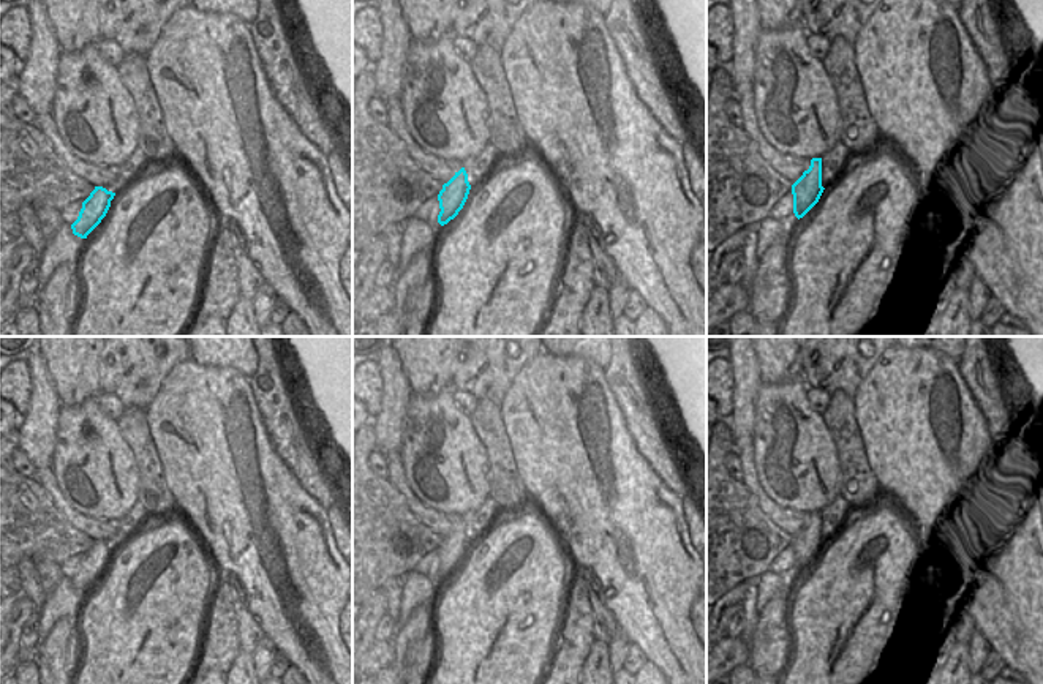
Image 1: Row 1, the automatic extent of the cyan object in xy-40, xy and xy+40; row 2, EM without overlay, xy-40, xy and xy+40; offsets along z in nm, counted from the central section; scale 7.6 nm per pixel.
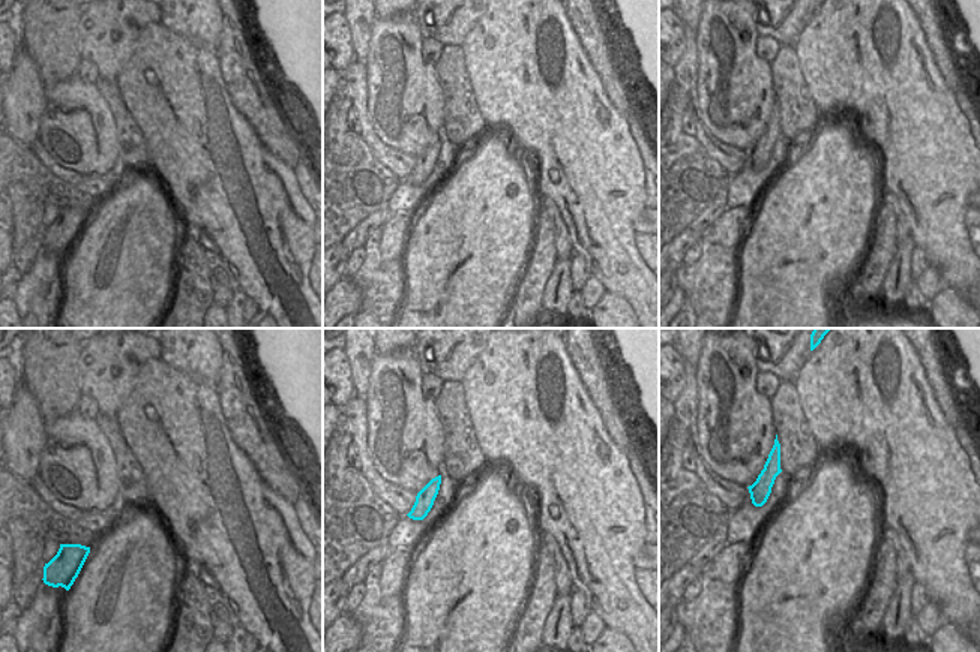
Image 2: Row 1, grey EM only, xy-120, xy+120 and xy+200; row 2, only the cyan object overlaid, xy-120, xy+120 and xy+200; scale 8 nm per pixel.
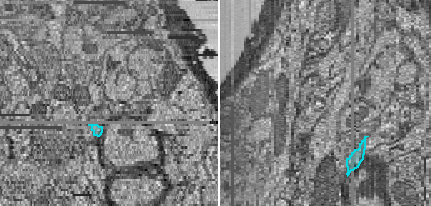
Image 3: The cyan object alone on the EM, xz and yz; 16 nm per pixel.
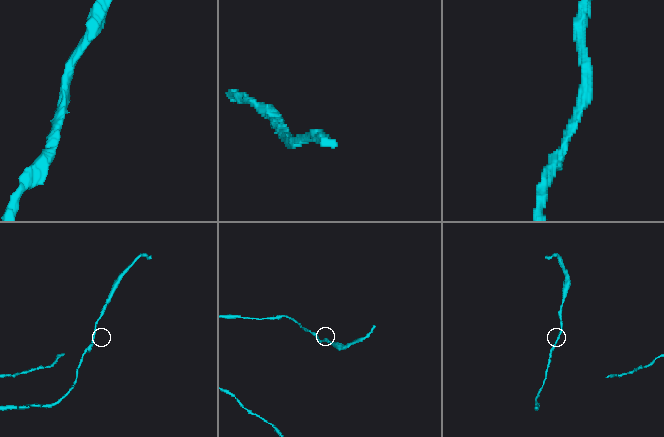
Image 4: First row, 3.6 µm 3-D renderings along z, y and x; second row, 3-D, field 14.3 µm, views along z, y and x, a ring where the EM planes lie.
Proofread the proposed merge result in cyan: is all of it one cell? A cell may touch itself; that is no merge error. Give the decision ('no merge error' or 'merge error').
no merge error

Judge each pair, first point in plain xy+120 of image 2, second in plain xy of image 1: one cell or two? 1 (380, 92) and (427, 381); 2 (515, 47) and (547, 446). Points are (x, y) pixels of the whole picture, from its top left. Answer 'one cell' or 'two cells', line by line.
1: two cells
2: one cell

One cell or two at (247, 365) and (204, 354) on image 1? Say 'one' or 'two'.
one

